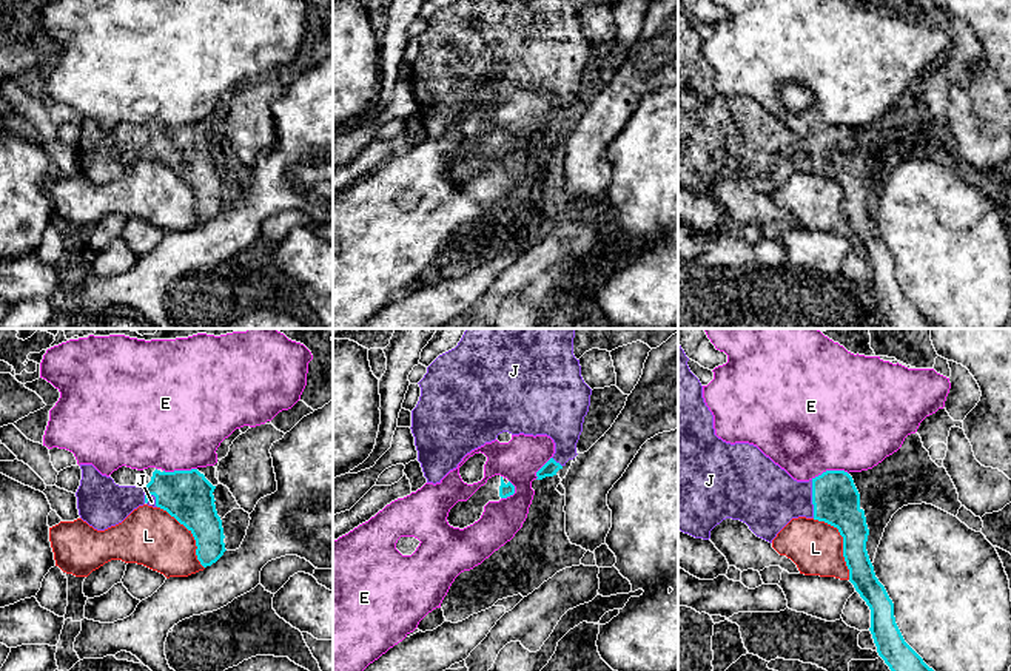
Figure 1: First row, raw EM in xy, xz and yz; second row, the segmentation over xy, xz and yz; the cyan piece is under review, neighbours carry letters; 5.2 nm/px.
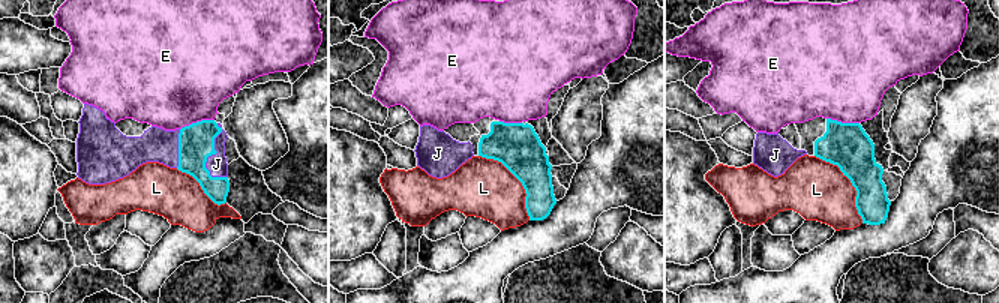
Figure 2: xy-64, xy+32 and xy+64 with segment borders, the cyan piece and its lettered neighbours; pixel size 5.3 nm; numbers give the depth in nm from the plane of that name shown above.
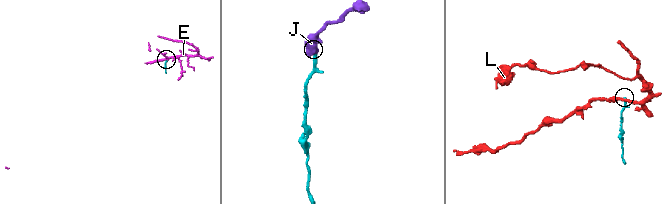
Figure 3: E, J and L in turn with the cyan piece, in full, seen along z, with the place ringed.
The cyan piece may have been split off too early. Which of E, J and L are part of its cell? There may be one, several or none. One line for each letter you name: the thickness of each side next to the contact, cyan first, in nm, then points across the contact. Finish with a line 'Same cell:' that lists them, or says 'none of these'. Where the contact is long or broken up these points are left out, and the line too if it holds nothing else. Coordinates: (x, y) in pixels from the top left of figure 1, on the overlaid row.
J: calibres 240 and 340 nm
Same cell: J

